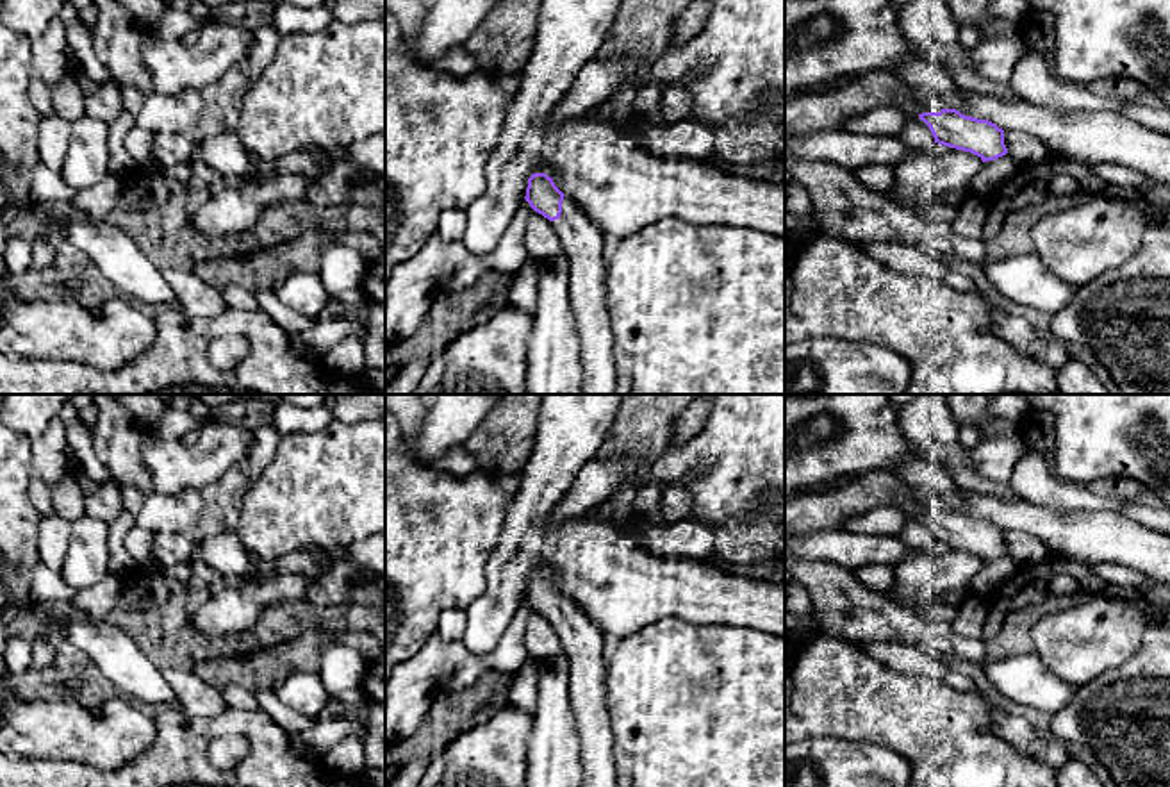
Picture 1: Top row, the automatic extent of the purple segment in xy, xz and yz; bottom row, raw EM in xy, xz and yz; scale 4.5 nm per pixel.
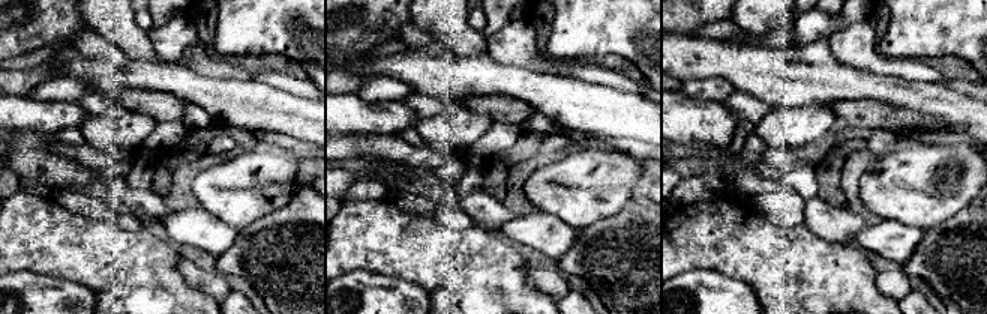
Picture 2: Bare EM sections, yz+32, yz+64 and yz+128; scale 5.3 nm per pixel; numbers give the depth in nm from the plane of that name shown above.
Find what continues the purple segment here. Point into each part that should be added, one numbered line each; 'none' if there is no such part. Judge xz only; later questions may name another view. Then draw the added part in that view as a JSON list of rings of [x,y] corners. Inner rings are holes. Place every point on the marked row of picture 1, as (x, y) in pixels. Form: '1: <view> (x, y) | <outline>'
1: xz (585, 247) | [[[564,196],[562,214],[551,225],[571,268],[569,294],[580,337],[583,394],[615,394],[617,373],[605,284],[610,243],[569,196]]]

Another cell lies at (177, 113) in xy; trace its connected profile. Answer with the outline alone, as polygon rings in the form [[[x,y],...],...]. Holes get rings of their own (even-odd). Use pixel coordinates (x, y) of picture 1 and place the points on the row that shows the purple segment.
[[[184,89],[175,95],[152,91],[136,116],[136,125],[153,136],[161,132],[193,136],[202,107],[203,100],[196,89]]]

